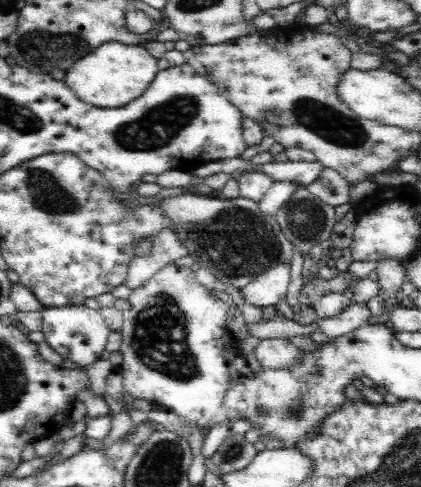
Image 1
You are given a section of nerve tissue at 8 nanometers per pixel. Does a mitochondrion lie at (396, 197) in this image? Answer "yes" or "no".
no

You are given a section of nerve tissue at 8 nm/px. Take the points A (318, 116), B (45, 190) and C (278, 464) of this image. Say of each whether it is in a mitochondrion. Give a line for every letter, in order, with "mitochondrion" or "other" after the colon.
A: mitochondrion
B: mitochondrion
C: other

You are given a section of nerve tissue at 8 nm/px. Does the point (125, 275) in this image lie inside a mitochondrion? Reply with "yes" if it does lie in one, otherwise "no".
no

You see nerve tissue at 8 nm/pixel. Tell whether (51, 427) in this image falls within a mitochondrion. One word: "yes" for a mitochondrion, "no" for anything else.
no

